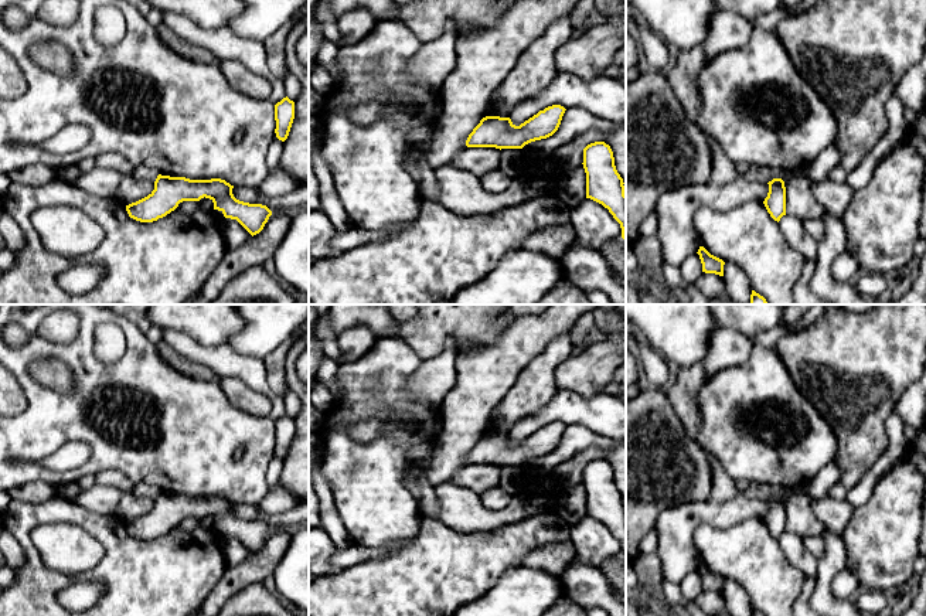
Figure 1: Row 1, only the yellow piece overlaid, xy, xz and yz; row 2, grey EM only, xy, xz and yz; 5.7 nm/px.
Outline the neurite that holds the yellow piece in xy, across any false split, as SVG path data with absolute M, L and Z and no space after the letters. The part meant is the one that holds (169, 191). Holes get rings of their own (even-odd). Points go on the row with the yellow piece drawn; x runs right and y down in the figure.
M159 174L154 190L144 198L126 205L130 218L153 222L174 211L183 201L210 198L214 210L225 218L236 219L252 236L259 234L272 211L262 204L239 201L232 194L234 186L221 178L190 180Z

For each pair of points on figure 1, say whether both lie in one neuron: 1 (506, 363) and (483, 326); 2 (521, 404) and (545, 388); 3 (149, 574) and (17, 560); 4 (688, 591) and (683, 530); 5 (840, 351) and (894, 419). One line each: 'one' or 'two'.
1: two
2: one
3: two
4: two
5: two

